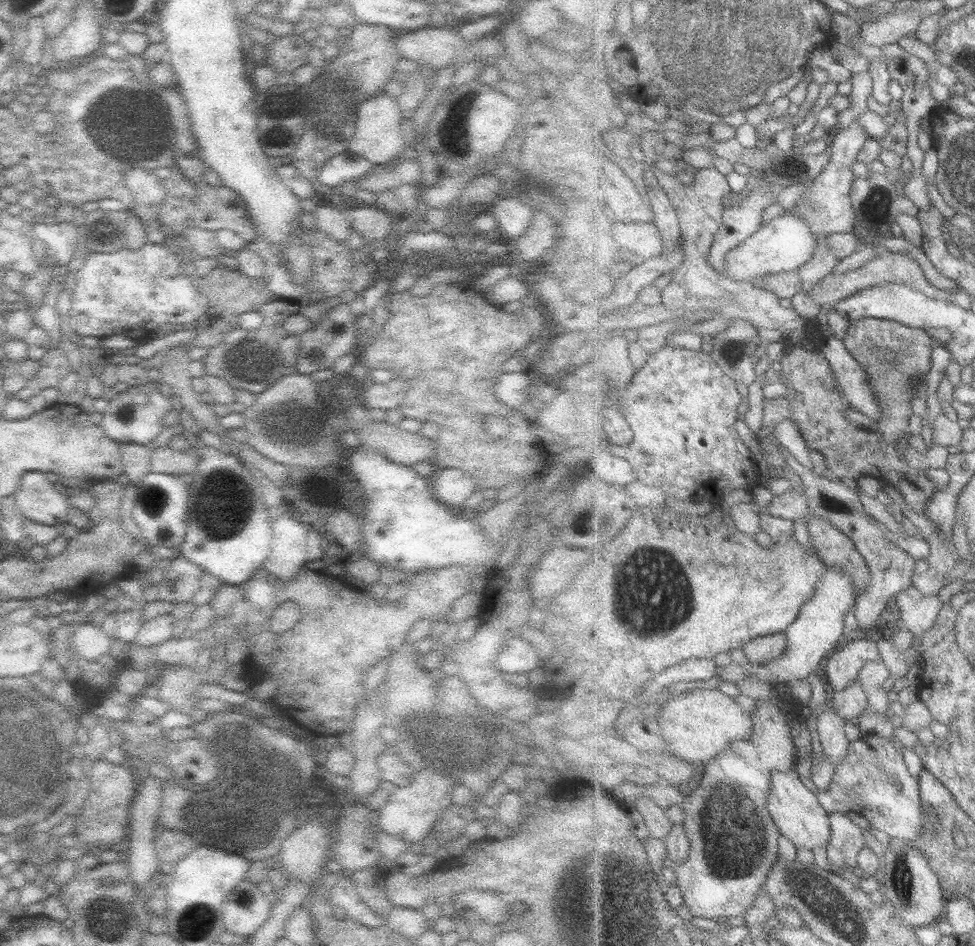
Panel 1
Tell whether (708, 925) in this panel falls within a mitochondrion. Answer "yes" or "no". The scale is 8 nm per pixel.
no

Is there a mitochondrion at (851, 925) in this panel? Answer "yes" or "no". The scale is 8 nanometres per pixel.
yes

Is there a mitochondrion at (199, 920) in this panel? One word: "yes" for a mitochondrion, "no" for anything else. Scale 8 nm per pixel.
yes

